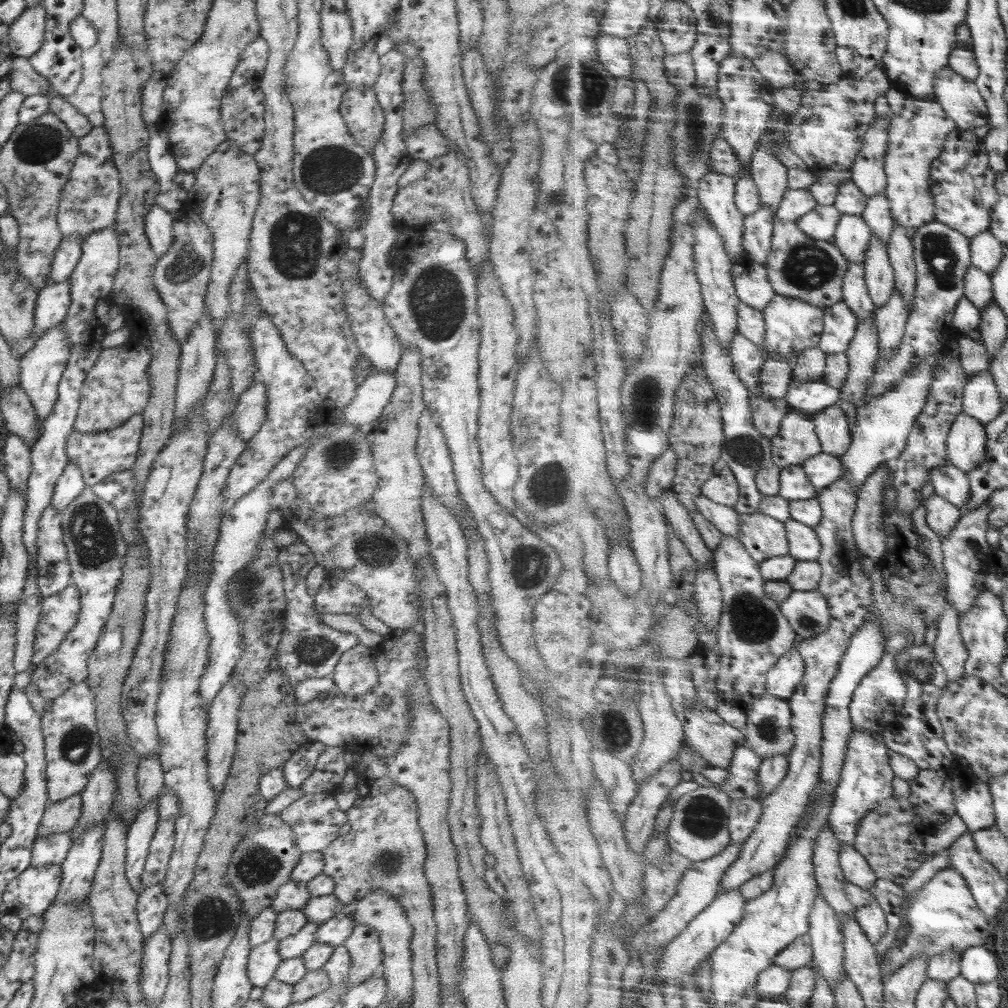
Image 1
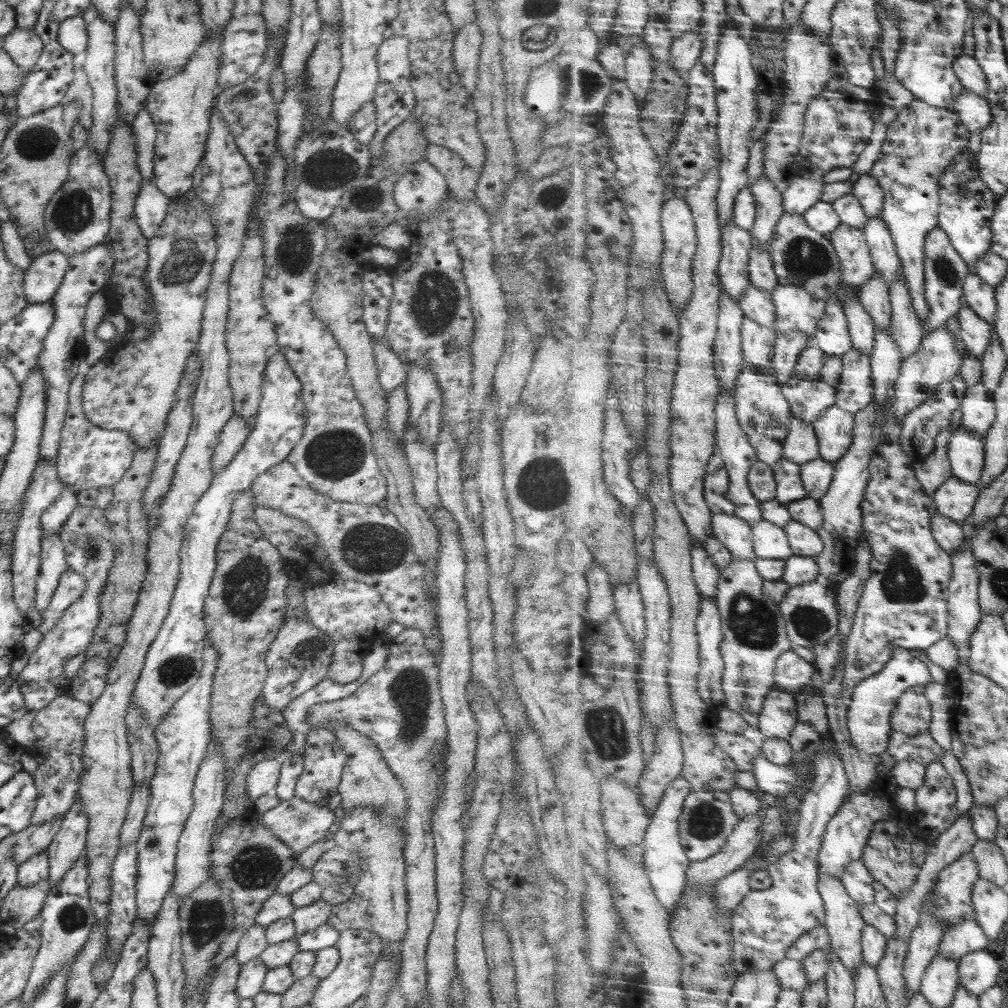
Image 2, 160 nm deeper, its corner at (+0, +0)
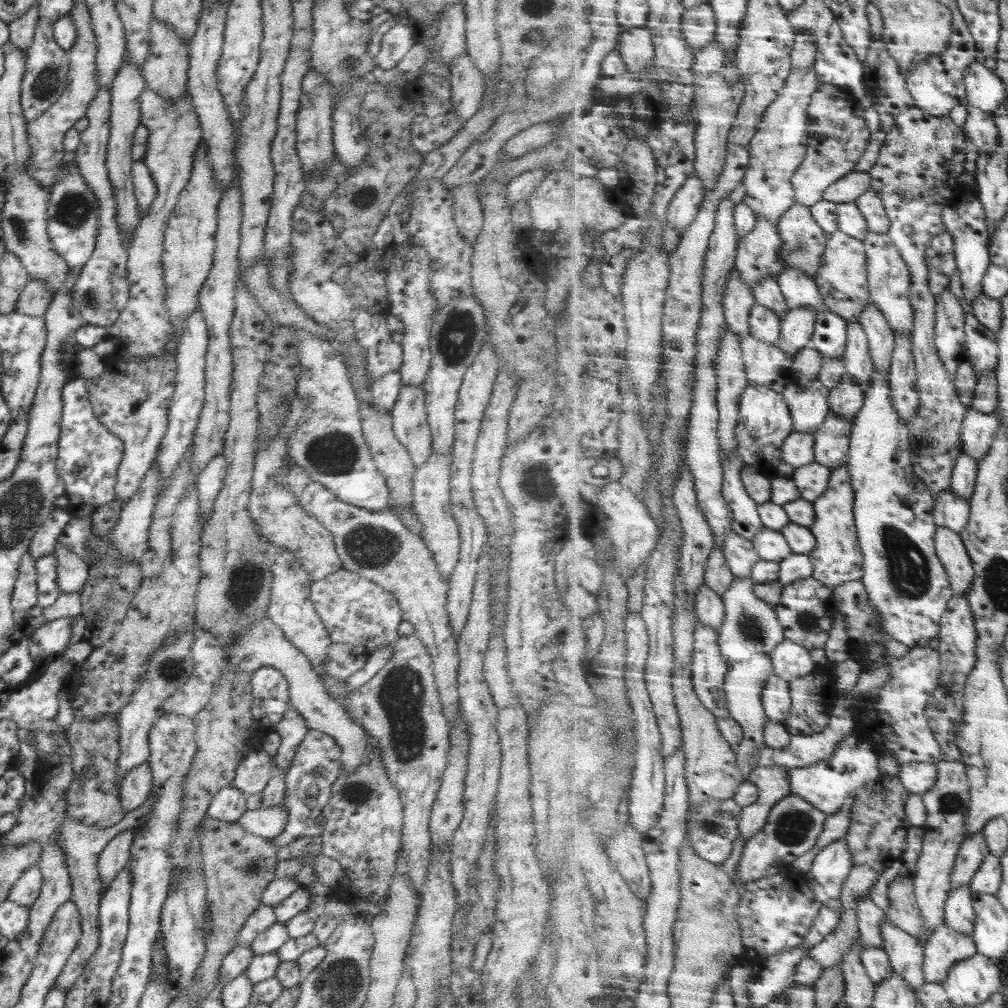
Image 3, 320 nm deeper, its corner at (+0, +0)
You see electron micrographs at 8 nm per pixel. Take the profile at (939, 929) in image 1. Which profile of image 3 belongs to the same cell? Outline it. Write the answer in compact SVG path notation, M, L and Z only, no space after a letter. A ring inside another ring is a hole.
M984 831L970 835L960 849L959 859L953 870L953 888L971 886L976 873L989 856L991 856L991 846Z

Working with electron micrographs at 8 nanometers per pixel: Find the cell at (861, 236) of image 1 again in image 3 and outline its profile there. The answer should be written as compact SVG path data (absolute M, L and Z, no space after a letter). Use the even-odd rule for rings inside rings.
M841 230L830 235L824 266L815 278L824 295L826 308L837 312L850 322L860 322L871 304L869 286L869 256L864 239L850 236Z

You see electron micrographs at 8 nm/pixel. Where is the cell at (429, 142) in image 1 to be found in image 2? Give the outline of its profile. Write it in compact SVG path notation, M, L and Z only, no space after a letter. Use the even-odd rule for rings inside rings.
M427 143L427 161L438 169L447 182L447 190L458 200L473 200L479 174L454 152L444 146Z

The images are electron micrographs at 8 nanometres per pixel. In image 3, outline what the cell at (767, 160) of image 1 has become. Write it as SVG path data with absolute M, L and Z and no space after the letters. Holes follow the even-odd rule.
M759 217L755 231L740 241L736 269L749 288L756 288L765 278L780 278L784 272L783 236L769 218Z

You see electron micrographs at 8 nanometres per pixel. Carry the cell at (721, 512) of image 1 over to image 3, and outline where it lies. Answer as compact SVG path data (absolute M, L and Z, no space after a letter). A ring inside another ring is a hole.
M732 528L728 533L725 553L728 564L737 578L750 578L753 576L754 567L763 559L755 549L755 544L737 534Z

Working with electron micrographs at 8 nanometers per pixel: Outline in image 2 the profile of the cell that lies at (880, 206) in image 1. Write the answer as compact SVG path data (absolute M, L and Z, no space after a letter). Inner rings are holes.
M883 216L871 218L865 228L868 244L872 249L872 256L878 270L890 285L901 276L903 268L899 250L895 243L894 235L888 226L887 220Z

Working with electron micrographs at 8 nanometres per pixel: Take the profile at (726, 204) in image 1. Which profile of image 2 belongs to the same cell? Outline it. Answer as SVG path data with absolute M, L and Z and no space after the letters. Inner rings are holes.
M735 220L723 229L724 252L719 275L725 292L740 303L751 286L751 254L754 237Z

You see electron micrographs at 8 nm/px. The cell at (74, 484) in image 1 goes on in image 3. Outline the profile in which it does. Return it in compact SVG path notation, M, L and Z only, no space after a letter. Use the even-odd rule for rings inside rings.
M55 507L50 513L50 517L42 521L42 525L36 528L36 533L31 538L31 545L28 550L35 561L53 552L54 545L59 541L59 537L66 524L70 522L71 516L72 512L66 508Z

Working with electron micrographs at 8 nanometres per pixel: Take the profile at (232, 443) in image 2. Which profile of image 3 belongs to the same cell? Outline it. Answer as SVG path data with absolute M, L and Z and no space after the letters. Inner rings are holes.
M224 454L218 455L199 474L196 484L199 499L199 513L213 512L216 497L218 497L220 490L223 488L227 466L228 461L226 461Z

